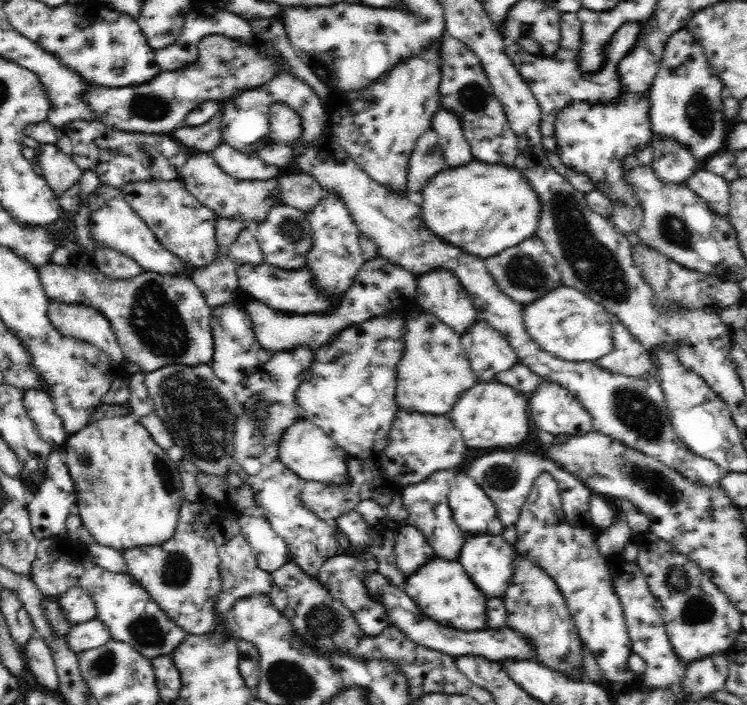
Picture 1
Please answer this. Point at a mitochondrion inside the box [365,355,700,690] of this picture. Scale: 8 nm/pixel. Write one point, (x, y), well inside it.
(636, 411)

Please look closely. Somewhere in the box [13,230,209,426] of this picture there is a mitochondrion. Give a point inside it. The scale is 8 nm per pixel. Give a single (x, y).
(154, 318)

